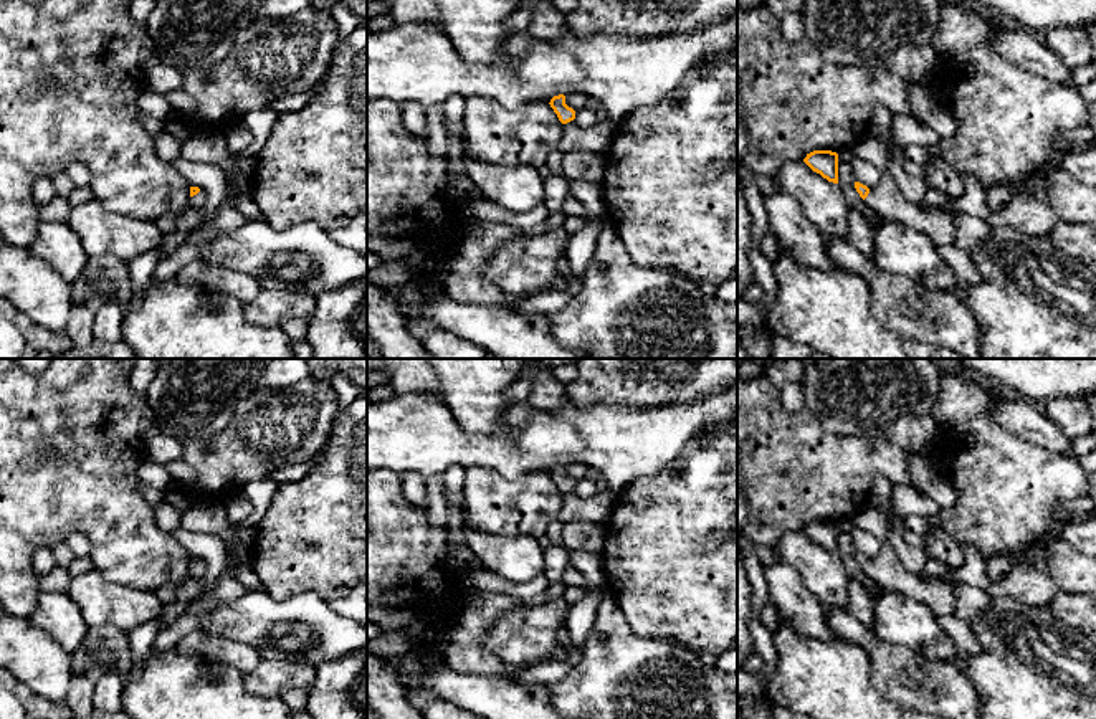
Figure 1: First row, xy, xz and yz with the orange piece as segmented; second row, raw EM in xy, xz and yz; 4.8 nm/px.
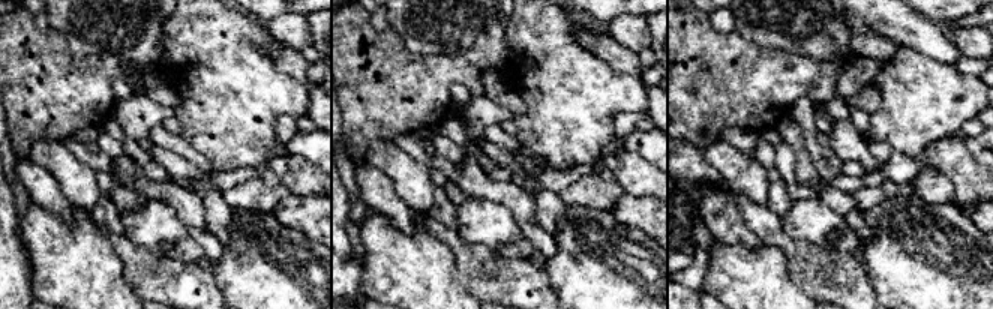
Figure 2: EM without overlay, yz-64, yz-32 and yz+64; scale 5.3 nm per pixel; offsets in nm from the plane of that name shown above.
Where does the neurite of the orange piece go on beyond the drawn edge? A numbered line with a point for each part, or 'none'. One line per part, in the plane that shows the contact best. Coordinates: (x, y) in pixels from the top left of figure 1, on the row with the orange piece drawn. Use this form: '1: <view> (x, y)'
1: xz (597, 138)

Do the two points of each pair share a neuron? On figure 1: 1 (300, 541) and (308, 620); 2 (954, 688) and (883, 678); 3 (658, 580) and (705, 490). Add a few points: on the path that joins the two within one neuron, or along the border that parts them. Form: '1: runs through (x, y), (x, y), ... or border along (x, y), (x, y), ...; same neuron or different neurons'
1: border along (266, 590), (275, 599), (316, 592), (328, 600); different neurons
2: runs through (936, 686), (901, 678); same neuron
3: runs through (658, 557), (658, 536), (681, 513); same neuron

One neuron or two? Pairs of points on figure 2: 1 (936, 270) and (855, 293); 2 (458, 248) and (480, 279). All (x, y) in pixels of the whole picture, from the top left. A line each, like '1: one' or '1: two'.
1: two
2: one

